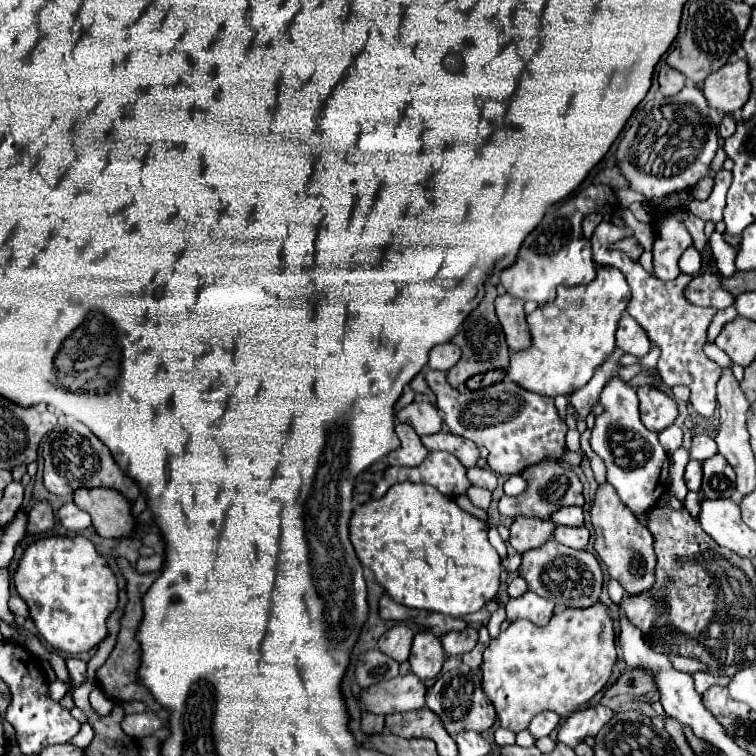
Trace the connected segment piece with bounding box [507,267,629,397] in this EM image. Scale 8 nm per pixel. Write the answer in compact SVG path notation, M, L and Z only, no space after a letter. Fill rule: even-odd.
M611 267L597 269L597 277L587 285L573 289L559 287L555 301L545 303L527 315L531 347L511 355L507 379L531 393L569 397L575 389L583 387L597 367L603 365L607 355L613 353L617 323L627 307L627 301L627 281L619 269Z

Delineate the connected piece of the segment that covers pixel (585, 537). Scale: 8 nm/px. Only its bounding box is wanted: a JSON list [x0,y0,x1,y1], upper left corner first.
[553,525,589,549]

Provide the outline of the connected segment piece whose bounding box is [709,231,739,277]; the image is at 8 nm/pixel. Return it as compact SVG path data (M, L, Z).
M714 231L709 239L709 245L711 245L711 251L713 251L713 259L717 263L717 269L719 273L723 273L725 277L731 277L737 269L733 265L733 259L739 251L739 247L731 247L725 239L723 234Z

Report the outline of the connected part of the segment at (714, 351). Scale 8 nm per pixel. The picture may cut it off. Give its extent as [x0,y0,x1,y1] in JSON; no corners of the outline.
[703,342,731,367]

